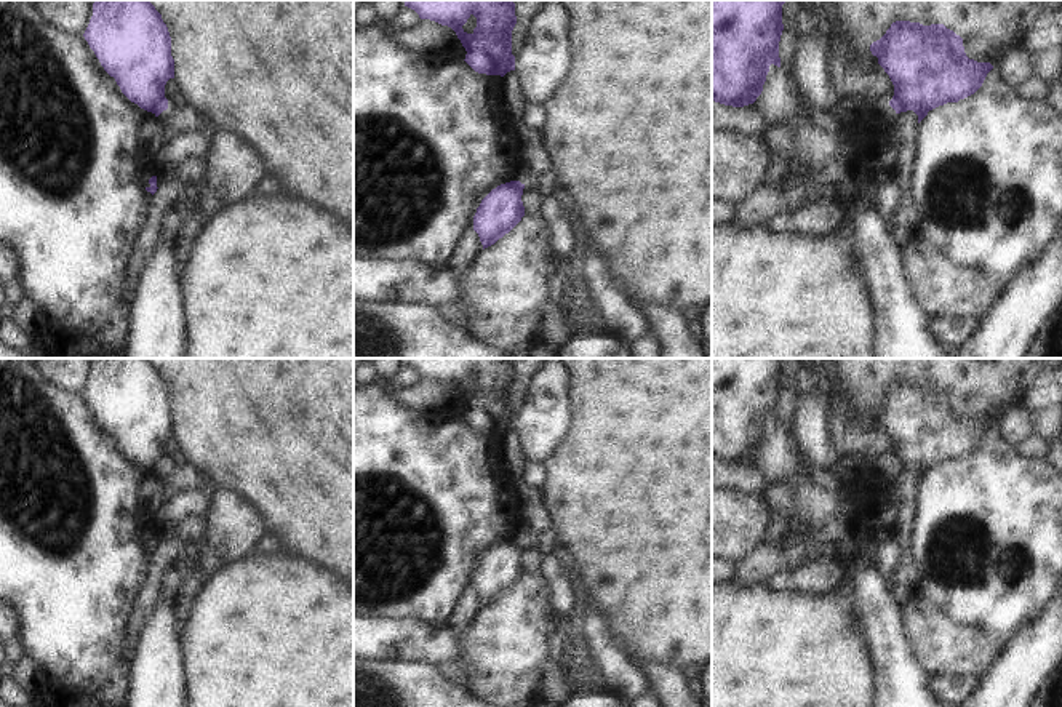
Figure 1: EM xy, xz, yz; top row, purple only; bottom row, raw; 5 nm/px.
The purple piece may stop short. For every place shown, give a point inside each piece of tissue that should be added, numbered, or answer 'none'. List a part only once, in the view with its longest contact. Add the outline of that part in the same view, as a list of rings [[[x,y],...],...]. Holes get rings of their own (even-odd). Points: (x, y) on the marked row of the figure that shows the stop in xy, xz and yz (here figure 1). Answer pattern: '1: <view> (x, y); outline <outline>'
none

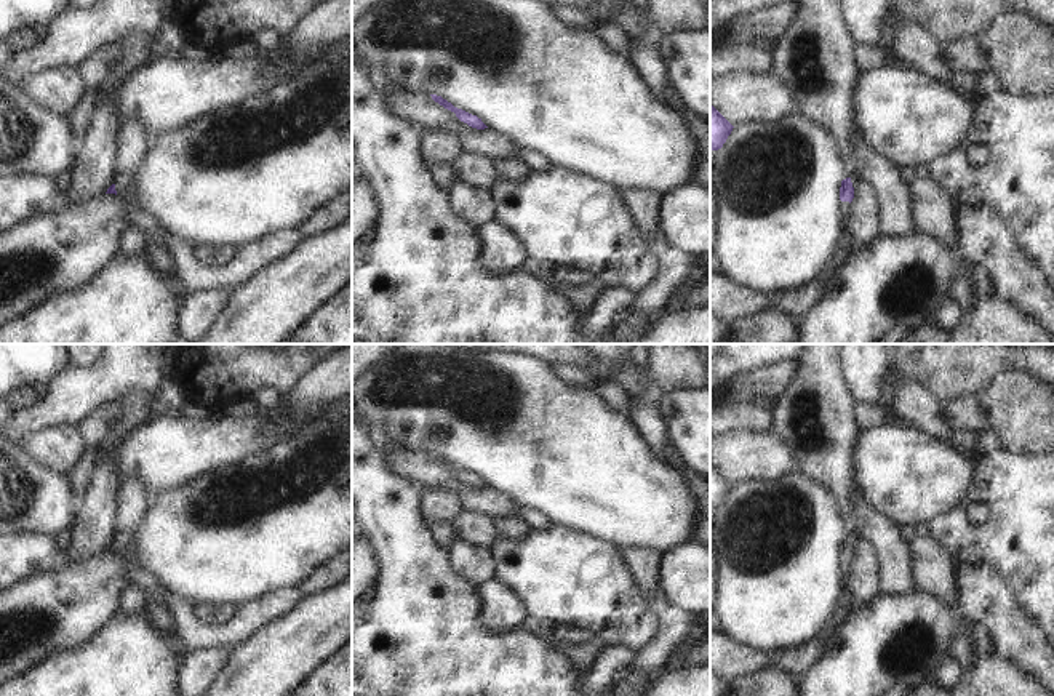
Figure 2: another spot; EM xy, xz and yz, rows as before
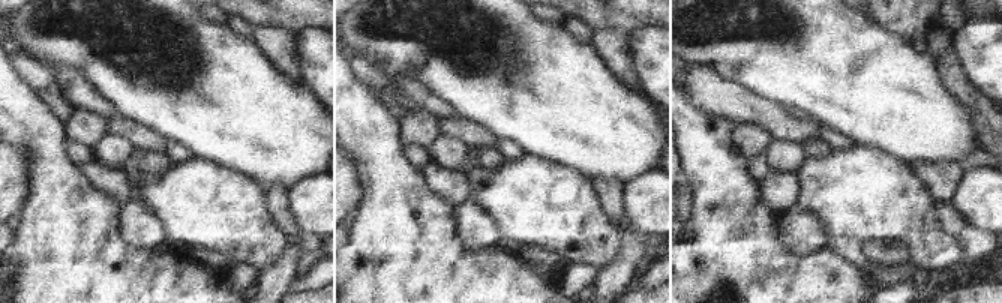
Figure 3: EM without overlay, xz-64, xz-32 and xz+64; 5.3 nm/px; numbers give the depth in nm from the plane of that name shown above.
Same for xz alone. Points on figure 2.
none

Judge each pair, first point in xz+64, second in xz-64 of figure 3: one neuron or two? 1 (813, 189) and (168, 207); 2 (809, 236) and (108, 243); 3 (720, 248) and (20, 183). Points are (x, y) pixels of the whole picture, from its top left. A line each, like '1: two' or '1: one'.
1: one
2: two
3: two

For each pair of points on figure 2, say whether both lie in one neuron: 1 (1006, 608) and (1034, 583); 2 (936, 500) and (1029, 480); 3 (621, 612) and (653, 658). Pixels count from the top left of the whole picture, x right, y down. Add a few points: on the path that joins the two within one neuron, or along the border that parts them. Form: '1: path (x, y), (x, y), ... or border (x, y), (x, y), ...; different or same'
1: border (992, 570), (1003, 581), (1021, 610), (1037, 626); different
2: border (979, 458), (968, 493), (938, 517); different
3: border (654, 610), (661, 620), (661, 632), (634, 653); different

